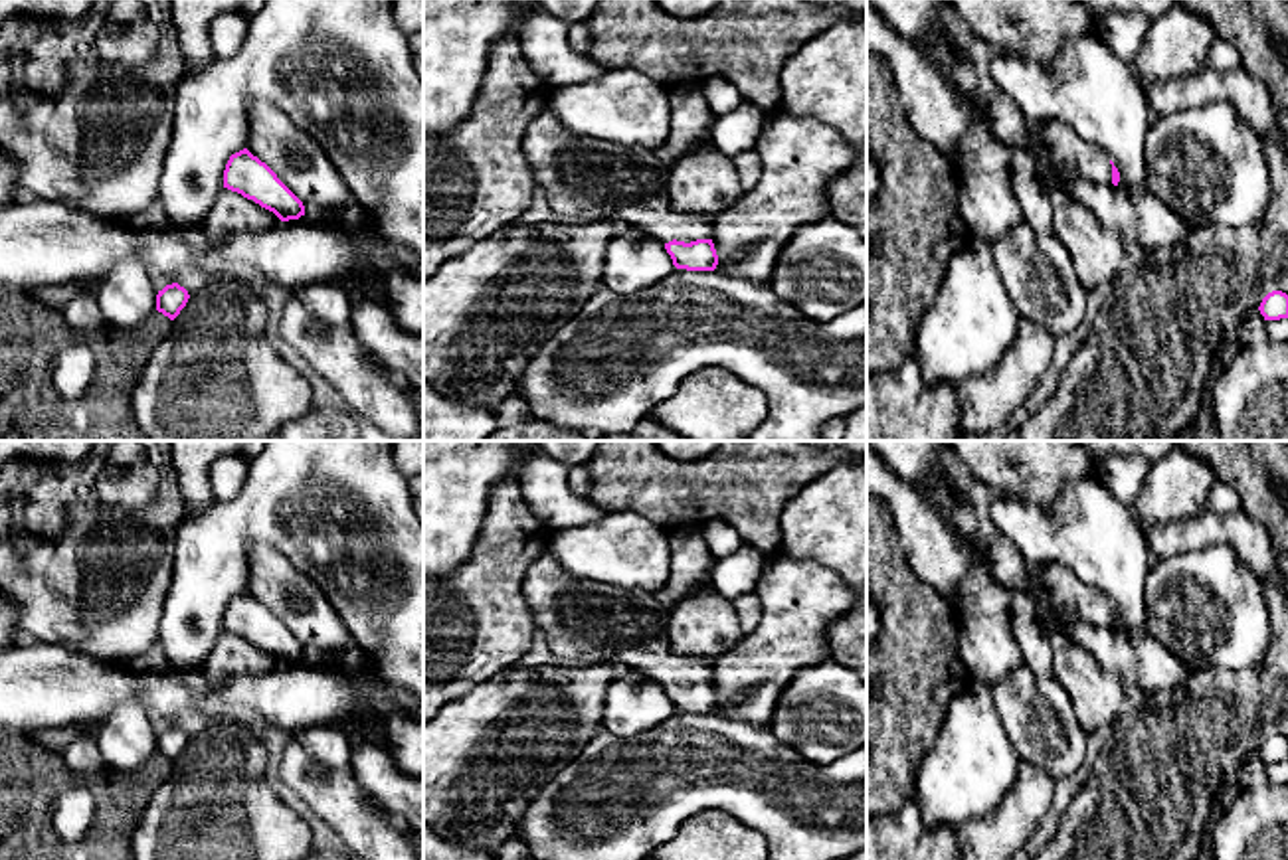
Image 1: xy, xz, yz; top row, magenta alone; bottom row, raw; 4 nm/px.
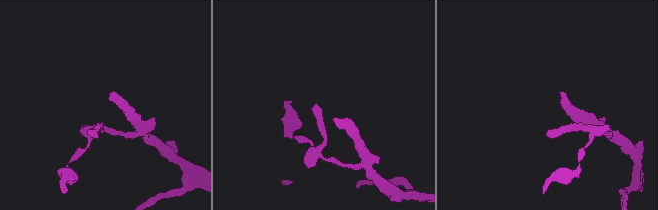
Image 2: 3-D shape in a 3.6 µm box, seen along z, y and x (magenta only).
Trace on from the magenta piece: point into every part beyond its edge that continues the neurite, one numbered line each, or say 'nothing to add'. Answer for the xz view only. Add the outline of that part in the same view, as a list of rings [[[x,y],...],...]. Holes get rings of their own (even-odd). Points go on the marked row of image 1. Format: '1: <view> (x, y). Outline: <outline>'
1: xz (582, 178). Outline: [[[548,109],[530,123],[522,150],[536,188],[544,192],[548,206],[562,221],[609,219],[639,227],[661,243],[712,239],[712,217],[681,214],[671,208],[665,192],[669,168],[659,162],[653,150],[574,134]]]

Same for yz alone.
1: yz (1057, 145). Outline: [[[1060,121],[1031,123],[1033,144],[1041,156],[1035,162],[1041,186],[1055,200],[1062,200],[1060,184],[1049,174],[1057,168],[1066,178],[1082,178],[1096,184],[1112,184],[1110,156],[1096,144],[1090,144],[1074,134],[1070,127]]]

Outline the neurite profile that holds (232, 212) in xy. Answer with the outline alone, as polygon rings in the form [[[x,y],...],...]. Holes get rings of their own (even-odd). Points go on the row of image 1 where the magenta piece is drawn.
[[[224,188],[218,194],[210,214],[204,217],[202,227],[208,239],[220,239],[235,231],[267,231],[279,221],[281,219],[273,212],[237,192]]]

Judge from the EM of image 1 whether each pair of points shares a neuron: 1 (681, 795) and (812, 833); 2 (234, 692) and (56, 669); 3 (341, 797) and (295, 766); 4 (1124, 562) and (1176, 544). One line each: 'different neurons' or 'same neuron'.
1: same neuron
2: same neuron
3: same neuron
4: different neurons

